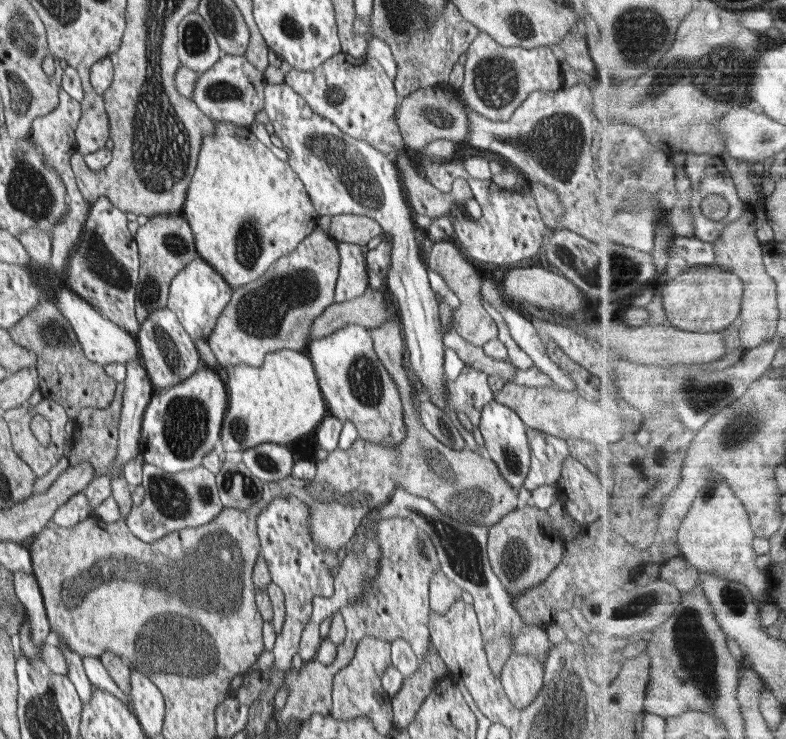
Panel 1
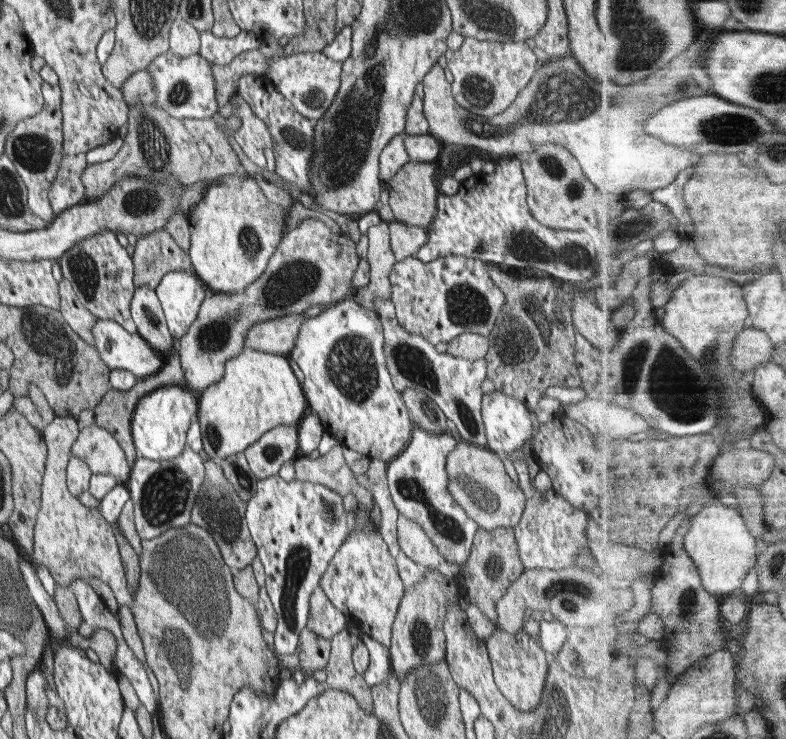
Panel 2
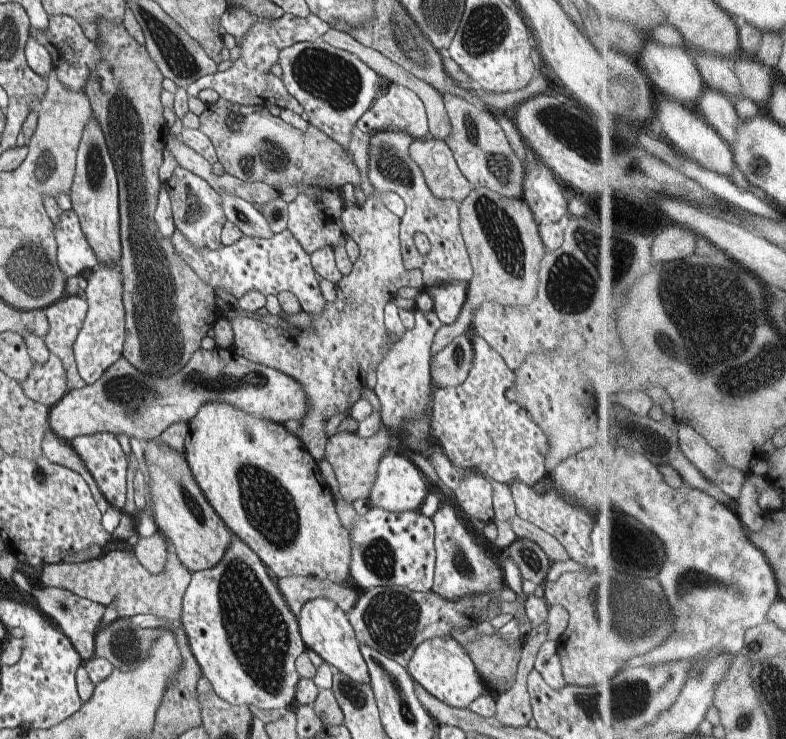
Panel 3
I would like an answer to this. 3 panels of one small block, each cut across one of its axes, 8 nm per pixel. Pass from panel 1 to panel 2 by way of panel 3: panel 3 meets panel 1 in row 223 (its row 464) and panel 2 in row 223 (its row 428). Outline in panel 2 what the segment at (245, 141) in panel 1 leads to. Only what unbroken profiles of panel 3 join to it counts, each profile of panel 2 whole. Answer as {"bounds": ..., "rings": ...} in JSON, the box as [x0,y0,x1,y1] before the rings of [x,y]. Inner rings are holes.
{"bounds":[186,175,288,294],"rings":[[[228,175],[209,182],[201,201],[186,216],[191,226],[189,257],[192,270],[203,280],[211,294],[233,293],[244,290],[265,270],[283,237],[288,211],[271,202],[265,195],[254,176]]]}

